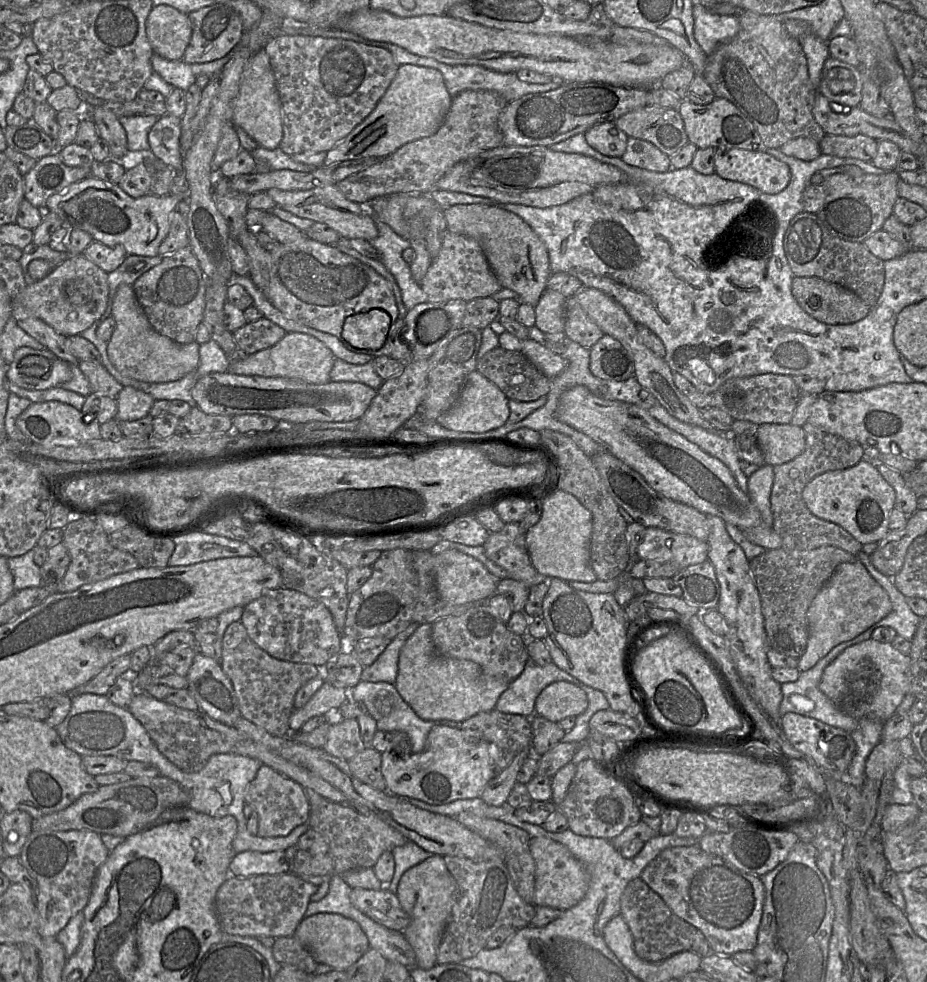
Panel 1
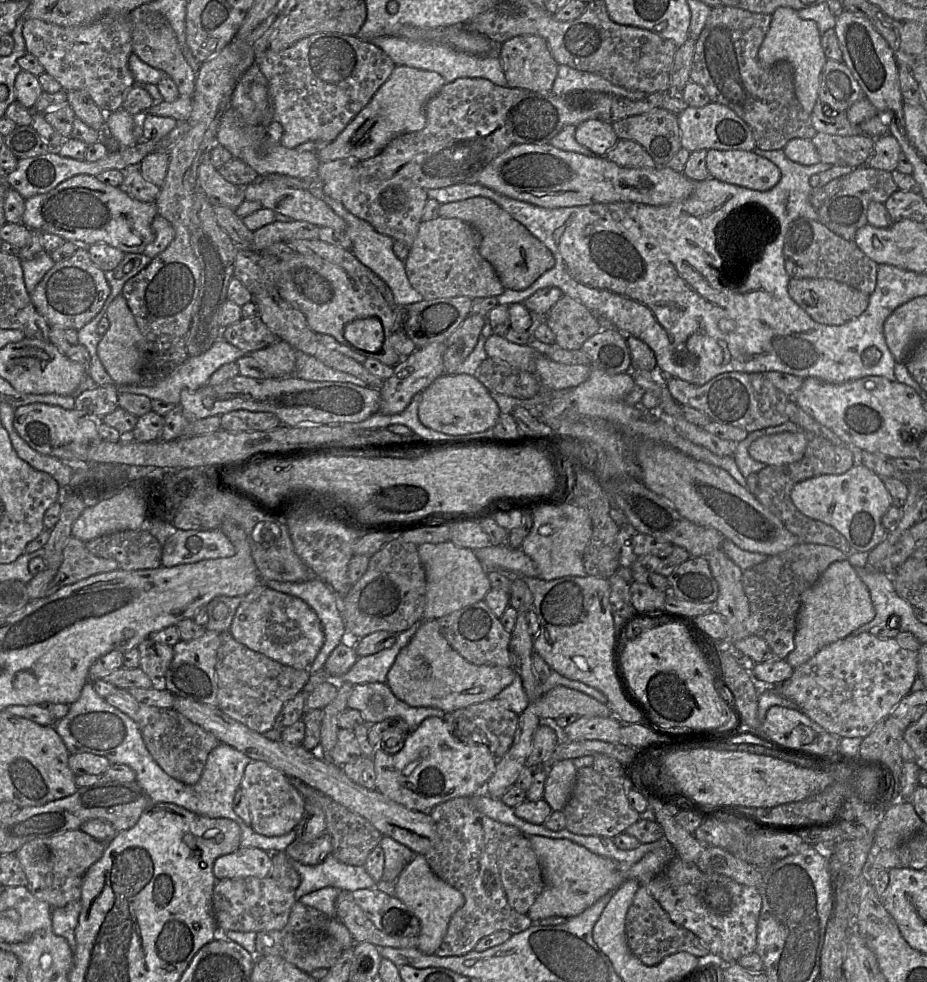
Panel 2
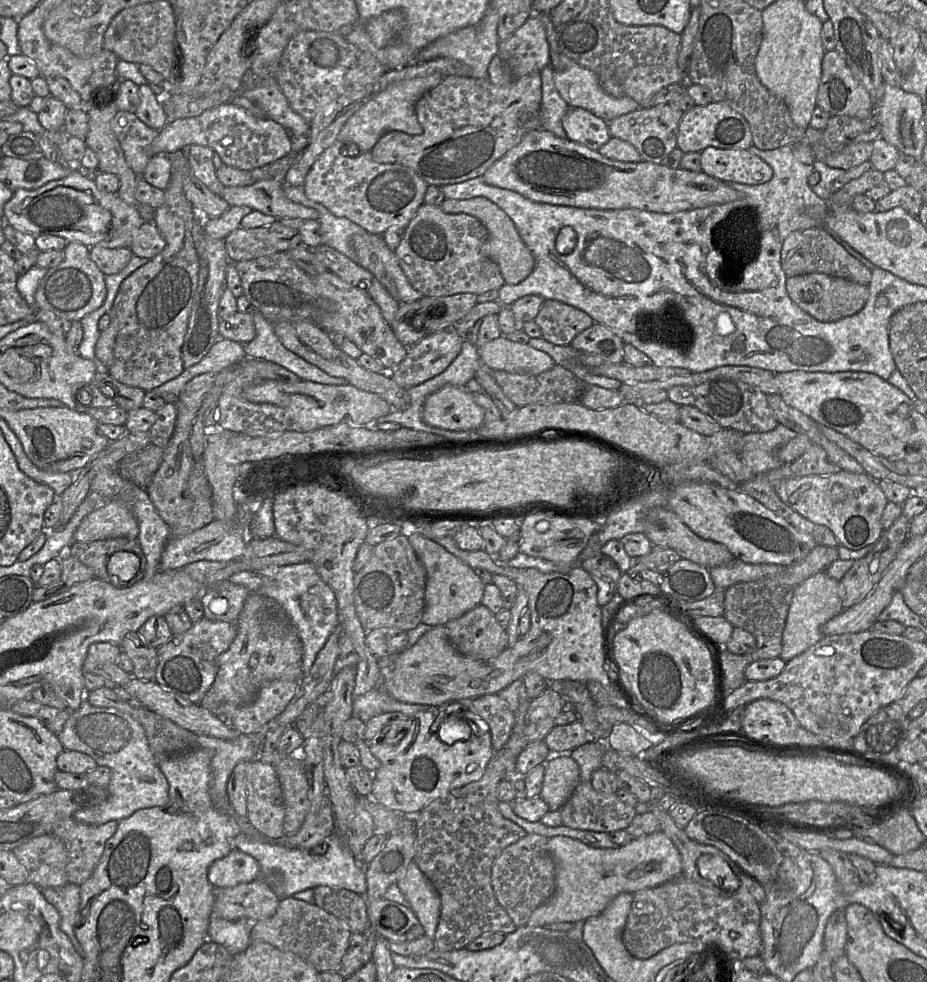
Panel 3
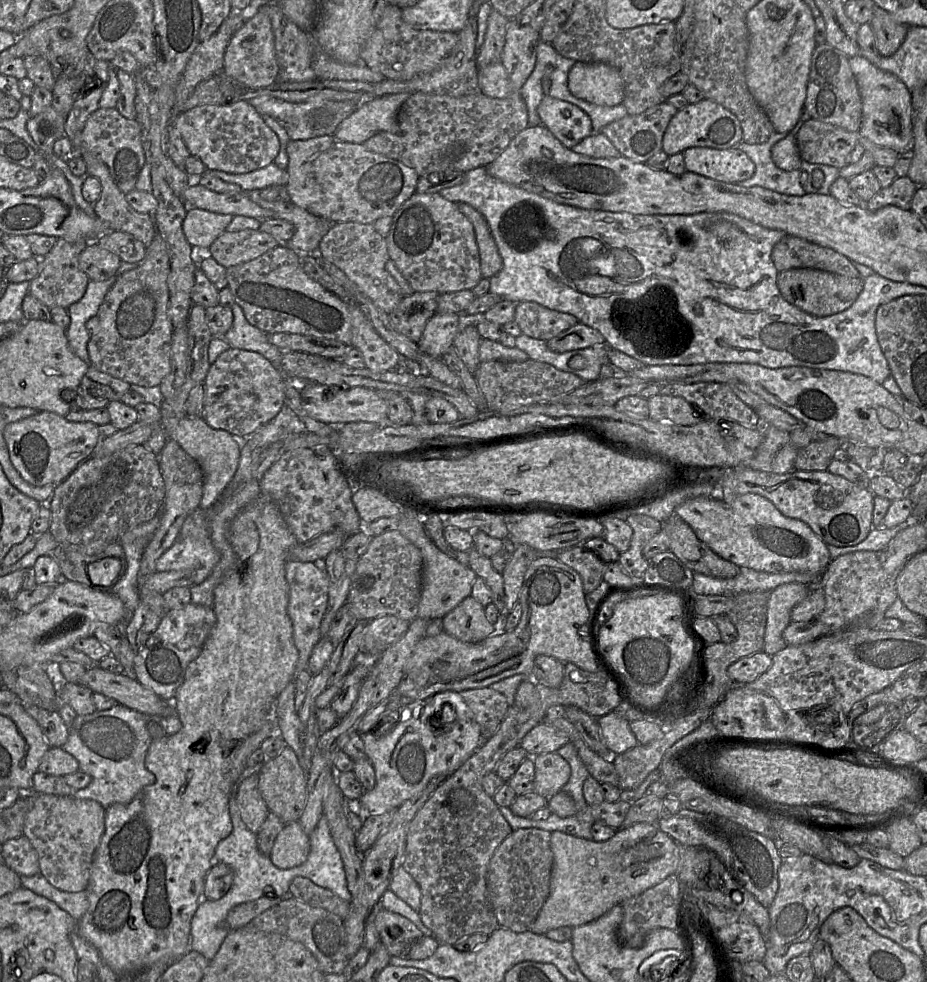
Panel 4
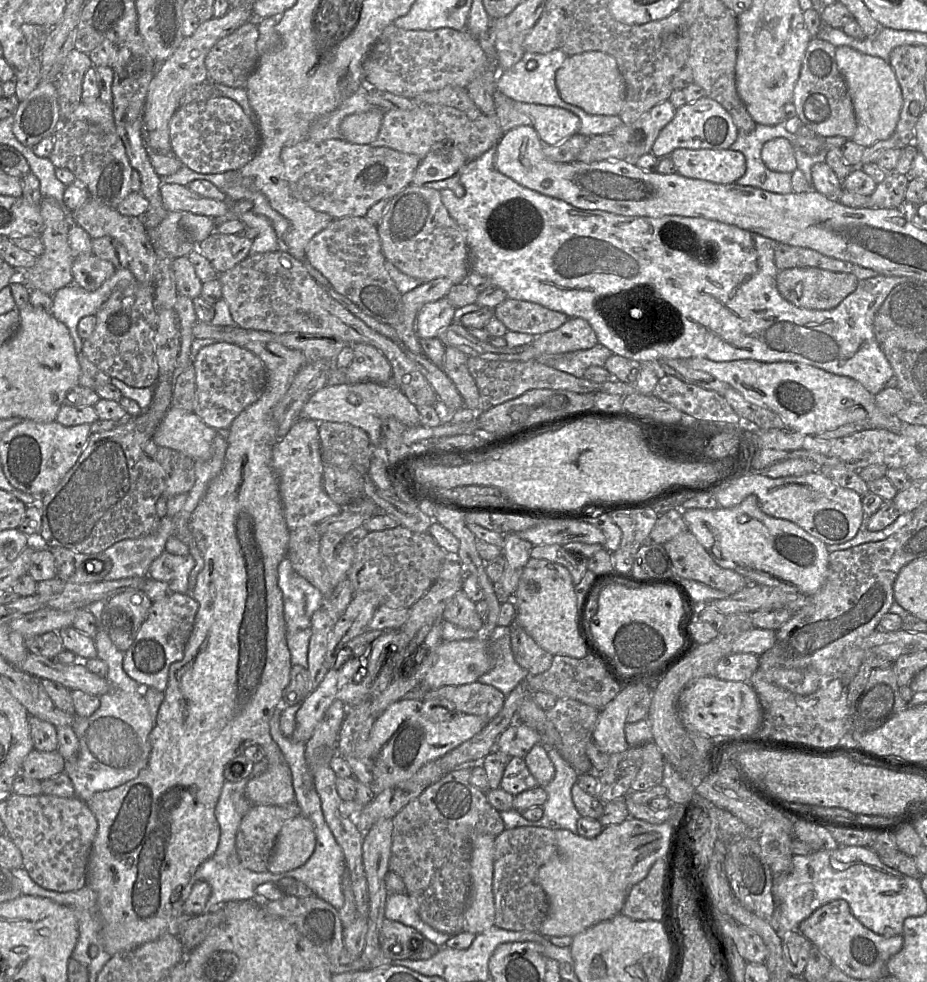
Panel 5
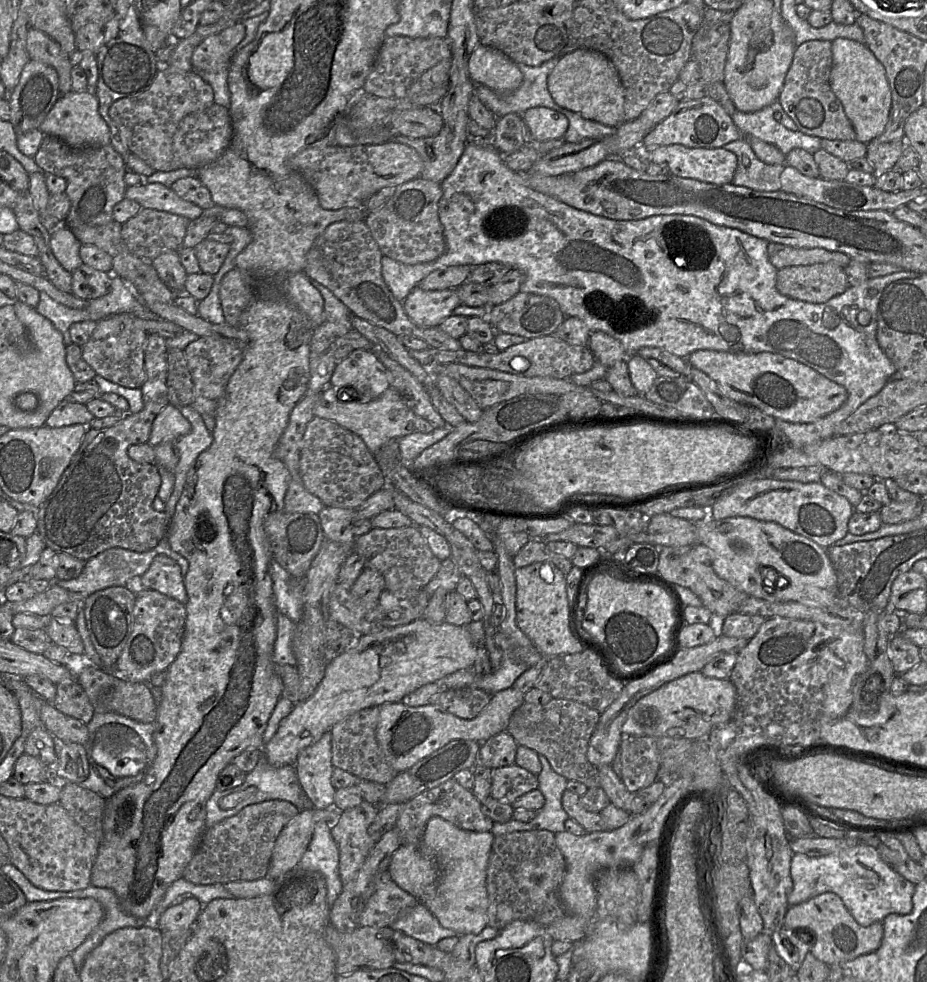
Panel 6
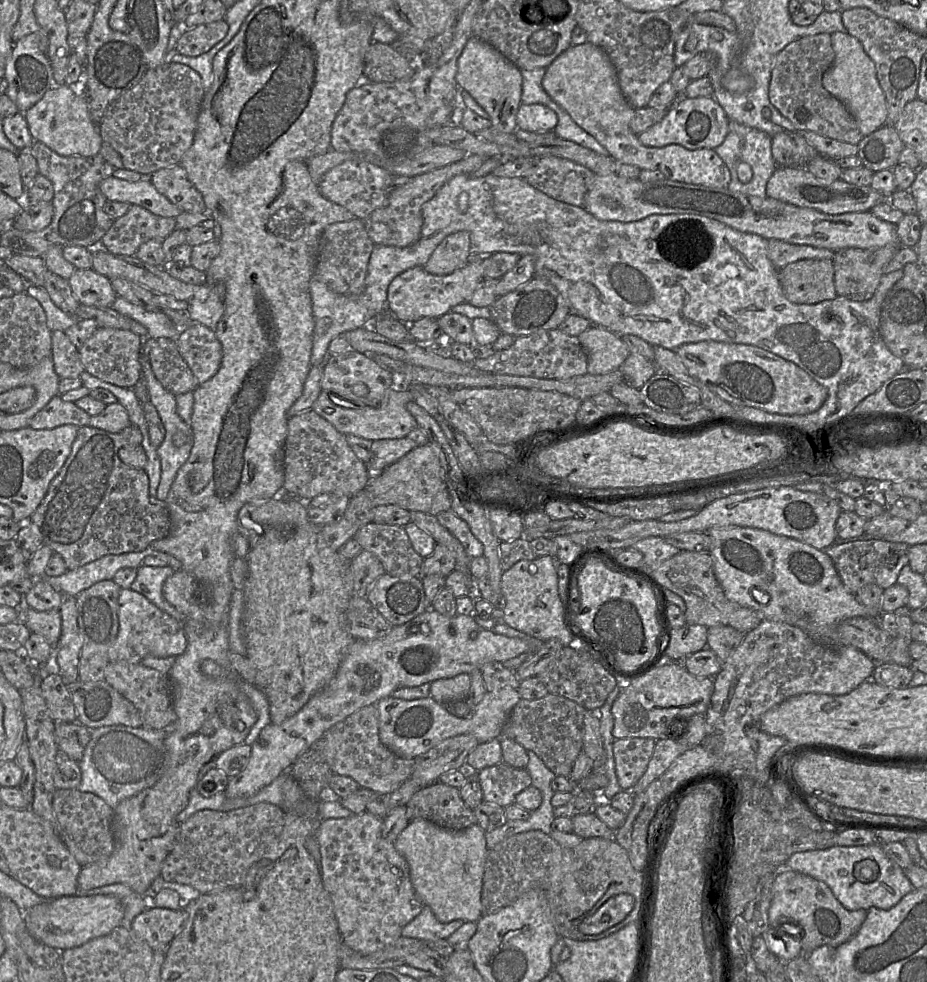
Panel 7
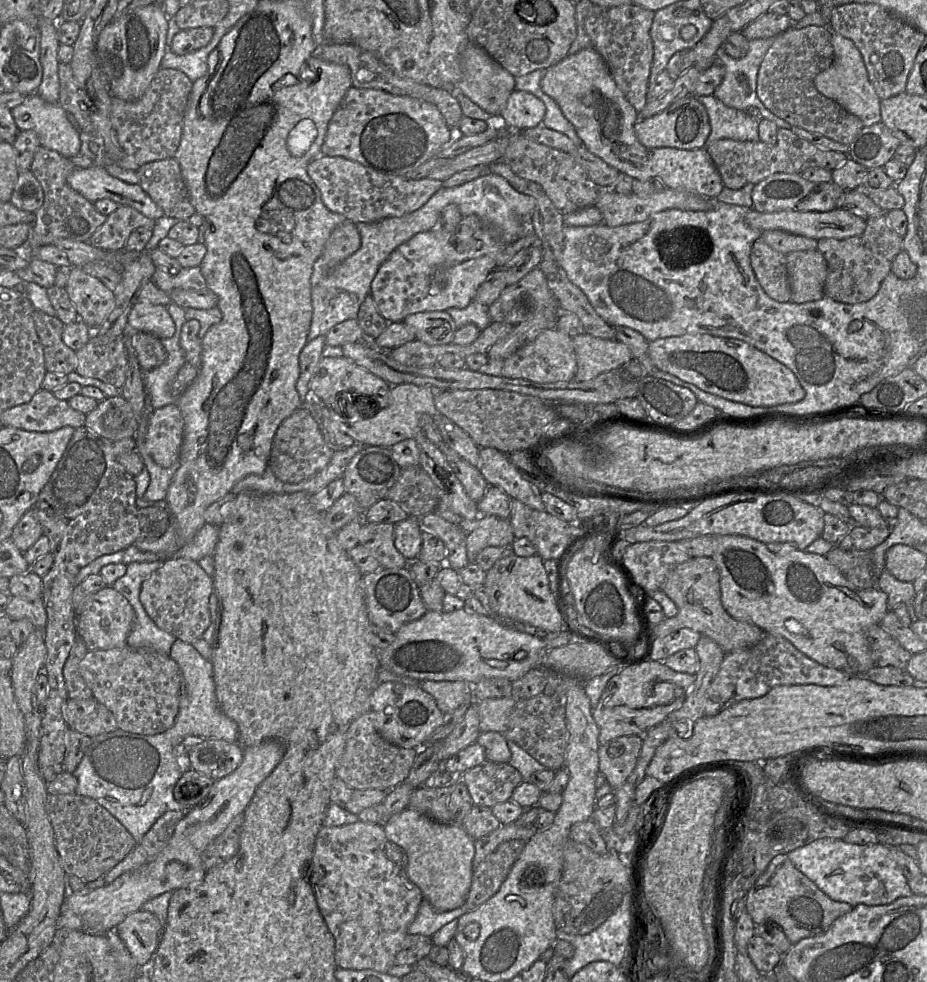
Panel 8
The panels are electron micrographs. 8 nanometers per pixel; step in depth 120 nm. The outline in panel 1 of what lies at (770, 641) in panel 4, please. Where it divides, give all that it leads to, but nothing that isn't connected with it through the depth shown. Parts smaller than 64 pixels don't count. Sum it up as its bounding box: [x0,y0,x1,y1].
[797,559,892,672]

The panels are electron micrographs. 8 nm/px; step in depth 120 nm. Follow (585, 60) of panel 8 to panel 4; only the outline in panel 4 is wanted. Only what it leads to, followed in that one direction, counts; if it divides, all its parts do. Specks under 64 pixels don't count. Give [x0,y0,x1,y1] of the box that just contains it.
[567,61,755,183]

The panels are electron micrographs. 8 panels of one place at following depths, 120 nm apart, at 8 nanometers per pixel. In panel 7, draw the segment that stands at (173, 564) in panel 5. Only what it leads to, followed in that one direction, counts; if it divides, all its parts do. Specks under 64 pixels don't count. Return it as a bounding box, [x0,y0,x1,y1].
[130,565,185,623]

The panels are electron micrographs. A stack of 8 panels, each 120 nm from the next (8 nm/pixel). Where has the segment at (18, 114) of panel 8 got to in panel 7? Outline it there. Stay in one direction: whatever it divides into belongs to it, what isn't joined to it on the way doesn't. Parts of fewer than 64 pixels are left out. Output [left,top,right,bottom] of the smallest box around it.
[23,84,103,157]

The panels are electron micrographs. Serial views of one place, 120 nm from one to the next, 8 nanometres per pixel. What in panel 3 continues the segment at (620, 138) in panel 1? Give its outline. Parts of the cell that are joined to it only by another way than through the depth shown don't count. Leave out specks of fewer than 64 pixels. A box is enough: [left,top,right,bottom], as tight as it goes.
[562,107,611,151]

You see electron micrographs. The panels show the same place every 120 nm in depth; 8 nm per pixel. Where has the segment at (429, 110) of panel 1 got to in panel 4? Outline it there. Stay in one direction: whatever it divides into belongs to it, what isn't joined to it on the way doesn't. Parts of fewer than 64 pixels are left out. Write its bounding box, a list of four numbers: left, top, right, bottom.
[334,93,410,144]

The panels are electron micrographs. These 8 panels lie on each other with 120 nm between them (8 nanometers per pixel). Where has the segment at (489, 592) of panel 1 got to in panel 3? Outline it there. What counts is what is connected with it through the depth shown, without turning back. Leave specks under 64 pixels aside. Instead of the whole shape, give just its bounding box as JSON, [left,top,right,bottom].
[407,531,485,625]

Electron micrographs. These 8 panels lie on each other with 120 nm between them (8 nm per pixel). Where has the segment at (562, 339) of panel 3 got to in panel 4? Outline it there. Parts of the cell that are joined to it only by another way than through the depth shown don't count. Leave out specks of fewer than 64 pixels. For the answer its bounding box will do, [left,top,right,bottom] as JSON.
[513,302,578,341]

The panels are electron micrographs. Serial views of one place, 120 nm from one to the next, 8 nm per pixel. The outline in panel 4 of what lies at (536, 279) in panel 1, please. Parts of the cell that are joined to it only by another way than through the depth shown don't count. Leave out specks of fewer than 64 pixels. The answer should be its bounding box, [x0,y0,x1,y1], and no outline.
[457,203,503,279]

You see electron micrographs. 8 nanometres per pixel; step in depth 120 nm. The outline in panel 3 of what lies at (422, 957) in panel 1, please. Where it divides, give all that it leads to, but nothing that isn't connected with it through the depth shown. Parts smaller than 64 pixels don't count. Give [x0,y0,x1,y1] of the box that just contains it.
[396,860,441,940]

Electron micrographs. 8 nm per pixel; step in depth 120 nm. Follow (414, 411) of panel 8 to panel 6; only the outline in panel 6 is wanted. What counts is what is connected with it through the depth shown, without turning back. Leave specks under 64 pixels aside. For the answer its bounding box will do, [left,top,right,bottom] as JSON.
[313,385,417,455]

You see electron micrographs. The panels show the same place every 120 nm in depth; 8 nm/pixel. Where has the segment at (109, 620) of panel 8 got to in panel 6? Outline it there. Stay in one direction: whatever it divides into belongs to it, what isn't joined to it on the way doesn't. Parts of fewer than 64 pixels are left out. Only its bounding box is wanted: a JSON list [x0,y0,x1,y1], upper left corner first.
[116,590,186,683]

